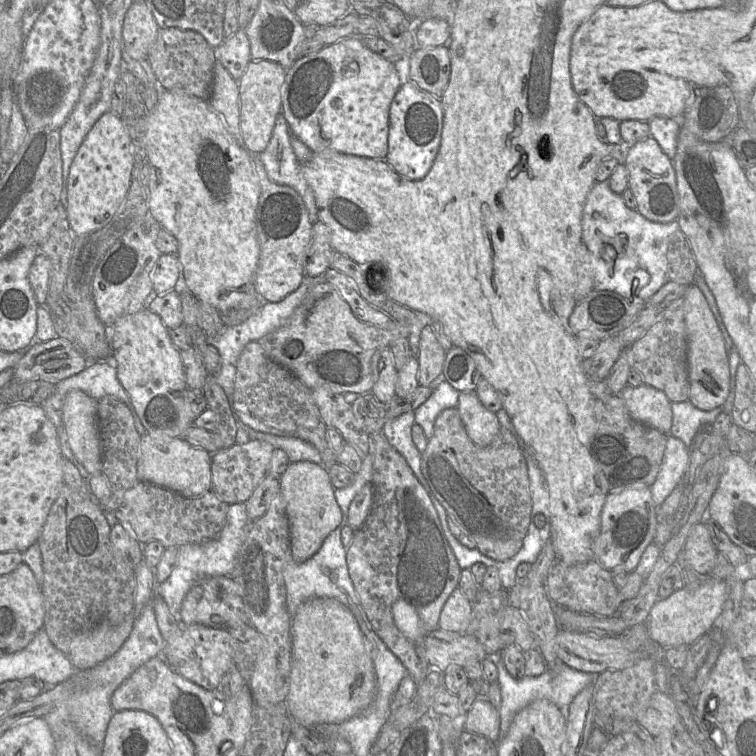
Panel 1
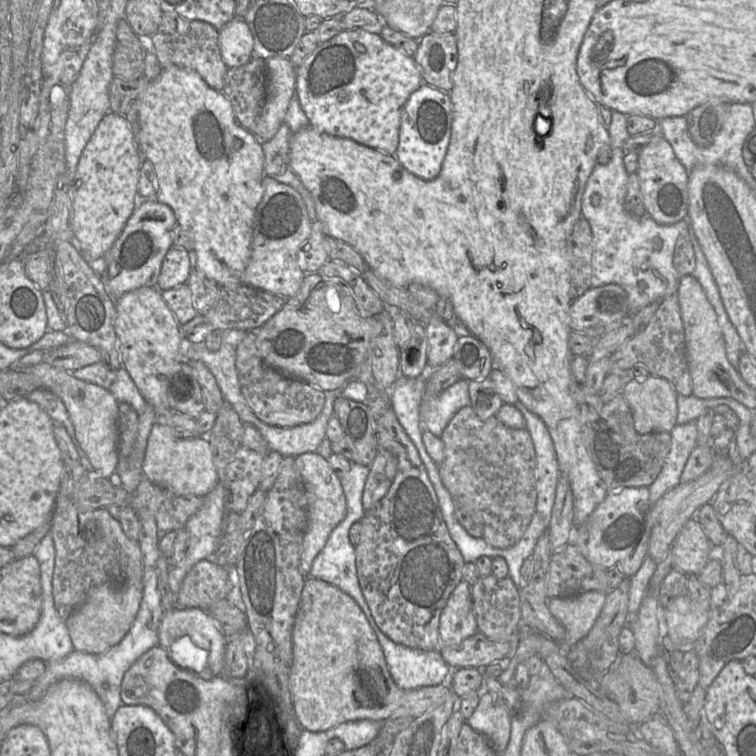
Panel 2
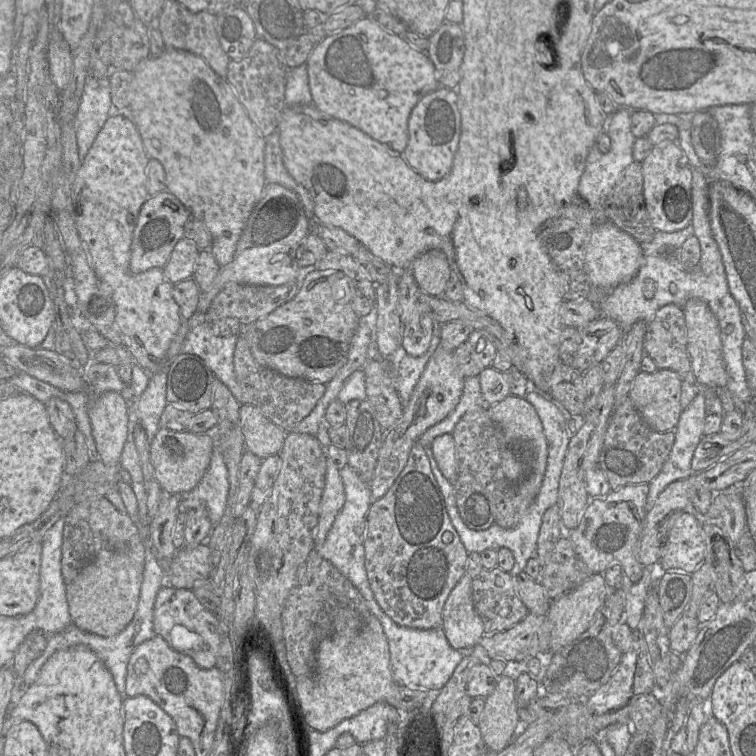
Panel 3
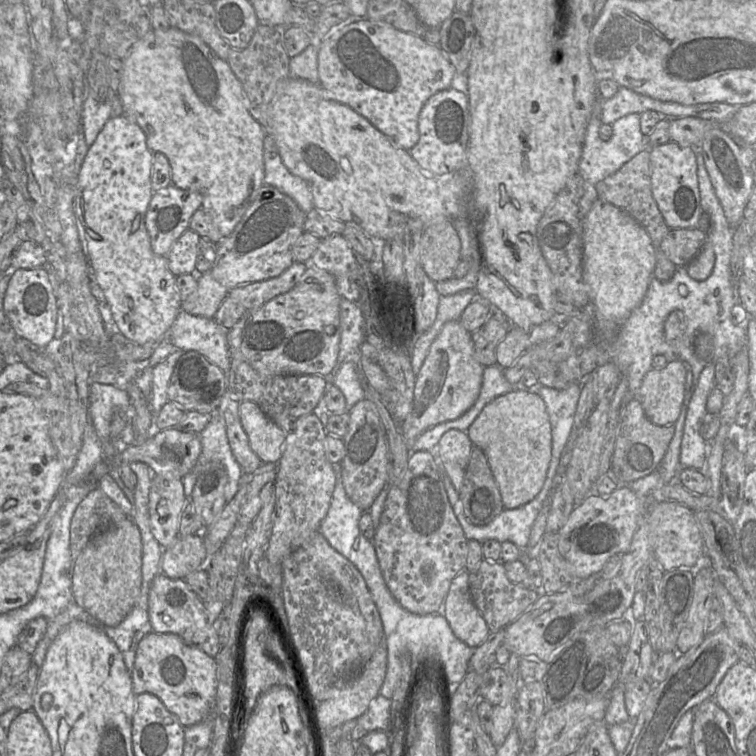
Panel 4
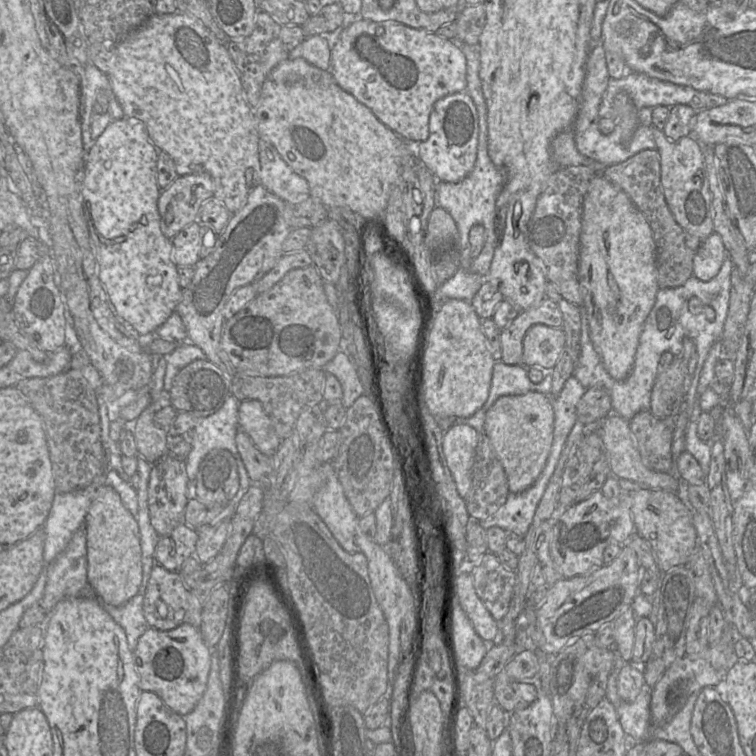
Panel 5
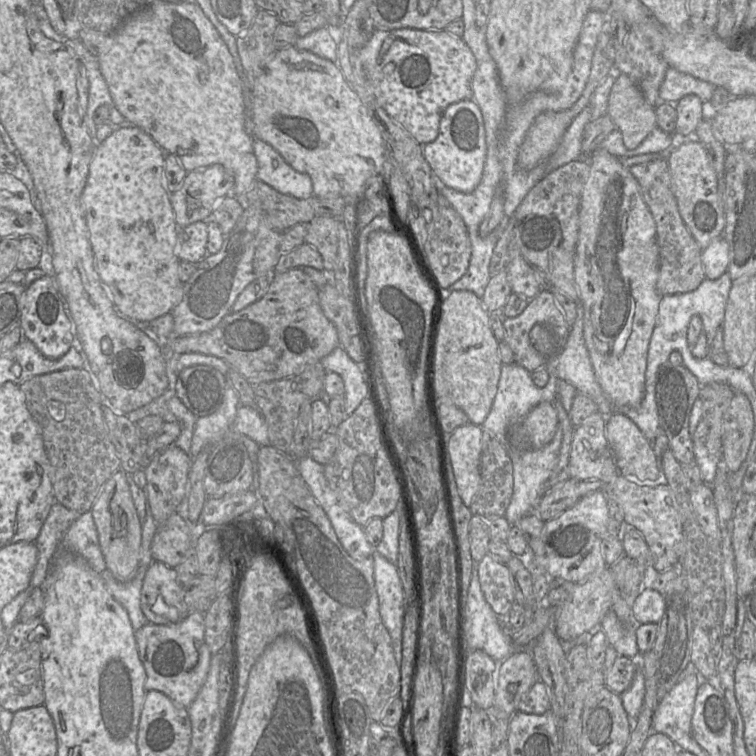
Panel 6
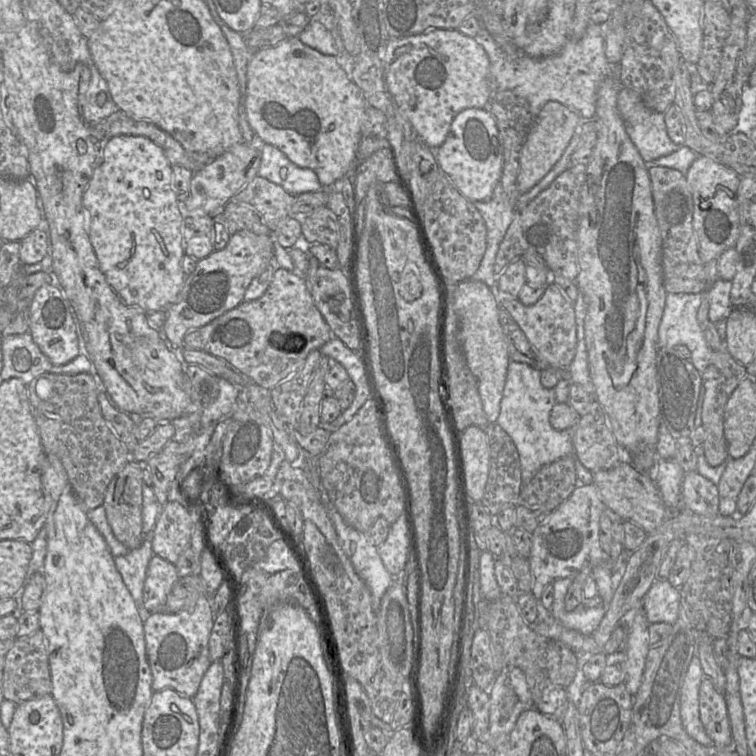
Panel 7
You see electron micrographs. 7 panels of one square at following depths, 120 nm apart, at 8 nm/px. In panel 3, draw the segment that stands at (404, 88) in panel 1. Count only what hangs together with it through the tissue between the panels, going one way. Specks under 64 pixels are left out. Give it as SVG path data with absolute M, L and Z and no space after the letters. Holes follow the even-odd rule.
M438 87L413 108L408 120L408 144L402 155L408 165L429 181L444 178L451 170L461 134L456 89Z

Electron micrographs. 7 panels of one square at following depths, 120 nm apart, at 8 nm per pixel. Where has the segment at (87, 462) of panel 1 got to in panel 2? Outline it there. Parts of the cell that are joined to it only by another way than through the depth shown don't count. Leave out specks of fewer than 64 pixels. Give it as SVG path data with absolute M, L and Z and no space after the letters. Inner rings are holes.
M45 362L23 369L24 373L39 382L39 388L46 389L59 397L67 410L74 433L81 449L86 453L93 470L108 478L116 471L118 463L118 401L106 389L77 379L70 372L53 367Z

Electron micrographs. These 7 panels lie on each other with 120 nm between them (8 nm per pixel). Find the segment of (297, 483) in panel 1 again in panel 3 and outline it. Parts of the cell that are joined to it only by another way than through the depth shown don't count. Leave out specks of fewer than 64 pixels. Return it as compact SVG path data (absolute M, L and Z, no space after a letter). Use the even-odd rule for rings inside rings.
M327 459L325 486L321 498L318 524L314 529L314 549L320 548L334 520L345 503L345 489L337 469Z

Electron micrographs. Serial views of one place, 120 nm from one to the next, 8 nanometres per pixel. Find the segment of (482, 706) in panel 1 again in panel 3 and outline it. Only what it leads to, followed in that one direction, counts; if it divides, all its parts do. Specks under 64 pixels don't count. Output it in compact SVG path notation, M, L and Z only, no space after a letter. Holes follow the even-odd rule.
M499 675L494 691L485 698L478 726L486 748L500 752L521 728L516 701L516 680Z

